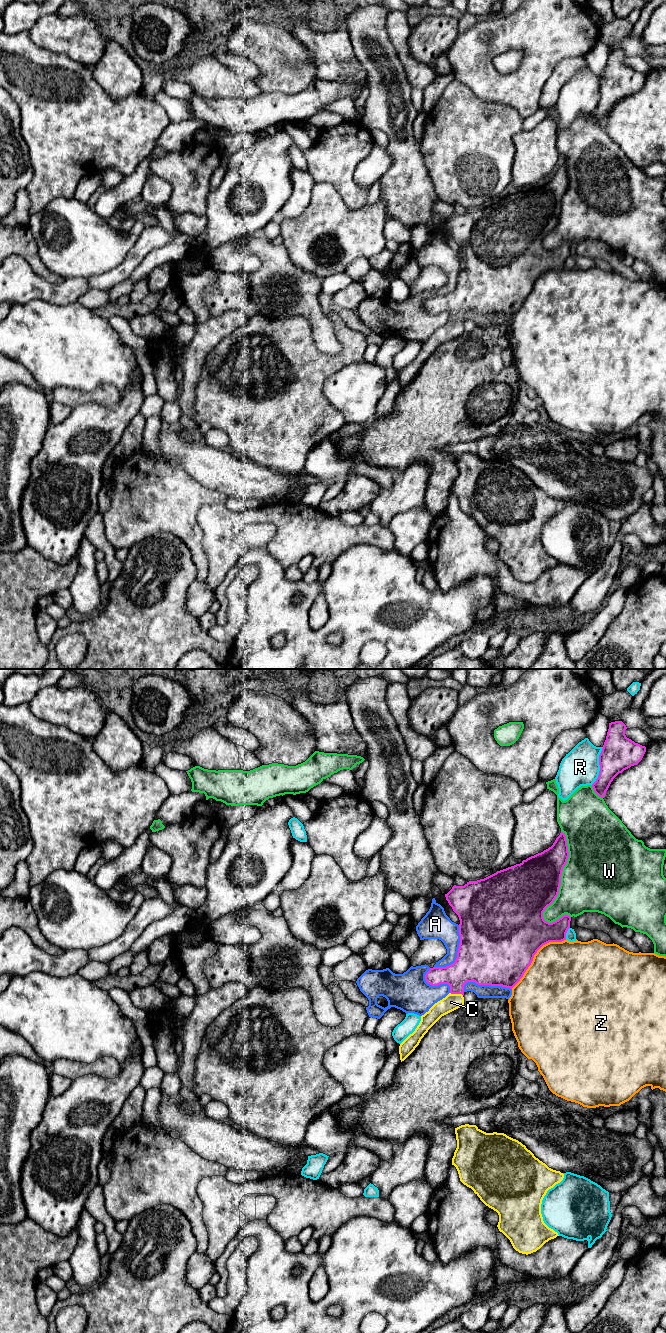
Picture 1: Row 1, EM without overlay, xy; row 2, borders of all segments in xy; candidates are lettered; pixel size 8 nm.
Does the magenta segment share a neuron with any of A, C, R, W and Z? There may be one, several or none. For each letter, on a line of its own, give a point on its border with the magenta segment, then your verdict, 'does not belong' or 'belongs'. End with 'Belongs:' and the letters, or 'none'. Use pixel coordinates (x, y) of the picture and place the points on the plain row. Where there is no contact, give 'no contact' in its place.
A: xy (457, 281) | does not belong
C: xy (456, 321) | belongs
R: xy (600, 94) | does not belong
W: xy (560, 206) | does not belong
Z: xy (533, 284) | does not belong
Belongs: C

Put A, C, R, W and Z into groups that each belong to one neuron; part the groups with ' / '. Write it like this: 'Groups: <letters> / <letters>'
Groups: A / C / R / W / Z

